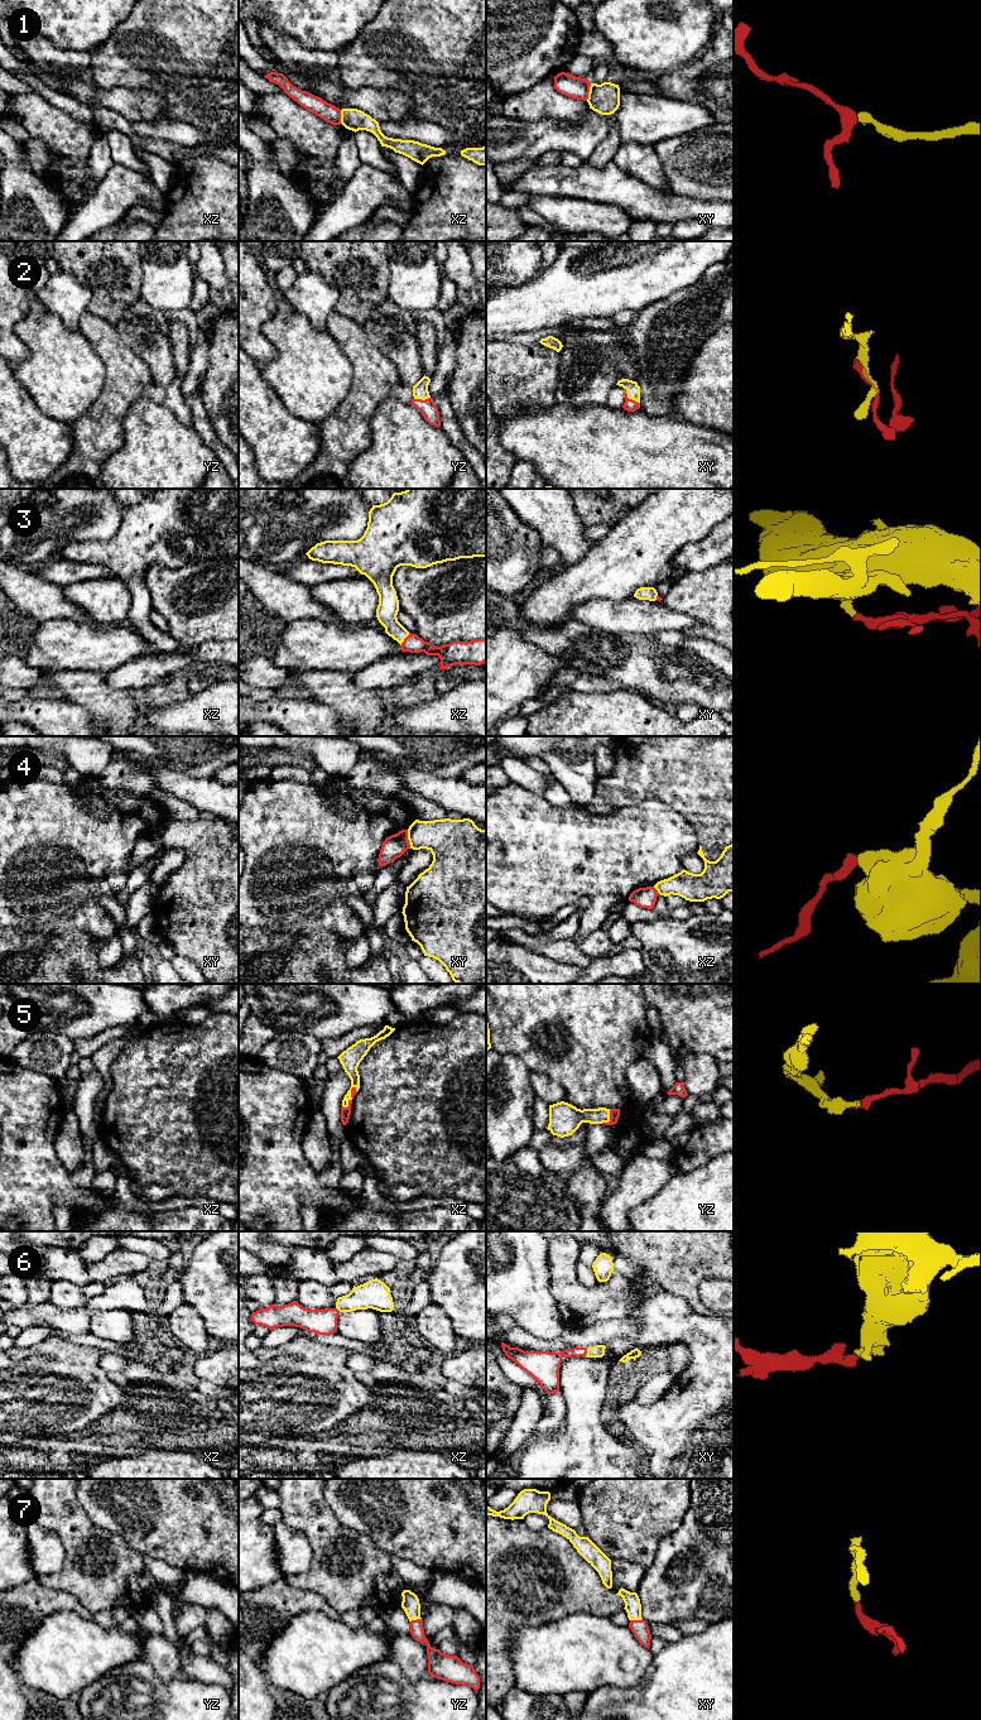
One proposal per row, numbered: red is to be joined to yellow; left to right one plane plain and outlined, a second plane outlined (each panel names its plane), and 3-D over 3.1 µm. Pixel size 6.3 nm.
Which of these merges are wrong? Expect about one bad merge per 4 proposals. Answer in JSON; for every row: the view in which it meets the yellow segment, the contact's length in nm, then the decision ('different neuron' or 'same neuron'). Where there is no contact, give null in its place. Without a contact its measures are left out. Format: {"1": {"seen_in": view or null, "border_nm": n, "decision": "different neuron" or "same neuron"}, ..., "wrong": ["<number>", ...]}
{"1": {"seen_in": "xy", "border_nm": 120, "decision": "different neuron"}, "2": {"seen_in": "xy", "border_nm": 140, "decision": "same neuron"}, "3": {"seen_in": "xz", "border_nm": 110, "decision": "same neuron"}, "4": {"seen_in": "xy", "border_nm": 120, "decision": "different neuron"}, "5": {"seen_in": "yz", "border_nm": 110, "decision": "same neuron"}, "6": {"seen_in": "xy", "border_nm": 50, "decision": "same neuron"}, "7": {"seen_in": "xy", "border_nm": 80, "decision": "same neuron"}, "wrong": ["1", "4"]}

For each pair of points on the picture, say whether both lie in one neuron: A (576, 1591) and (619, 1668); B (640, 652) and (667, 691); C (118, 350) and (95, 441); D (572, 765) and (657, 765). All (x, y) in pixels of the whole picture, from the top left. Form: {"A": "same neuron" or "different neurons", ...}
{"A": "different neurons", "B": "same neuron", "C": "same neuron", "D": "different neurons"}

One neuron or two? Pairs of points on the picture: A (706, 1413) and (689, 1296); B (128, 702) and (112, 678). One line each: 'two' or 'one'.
A: two
B: two

